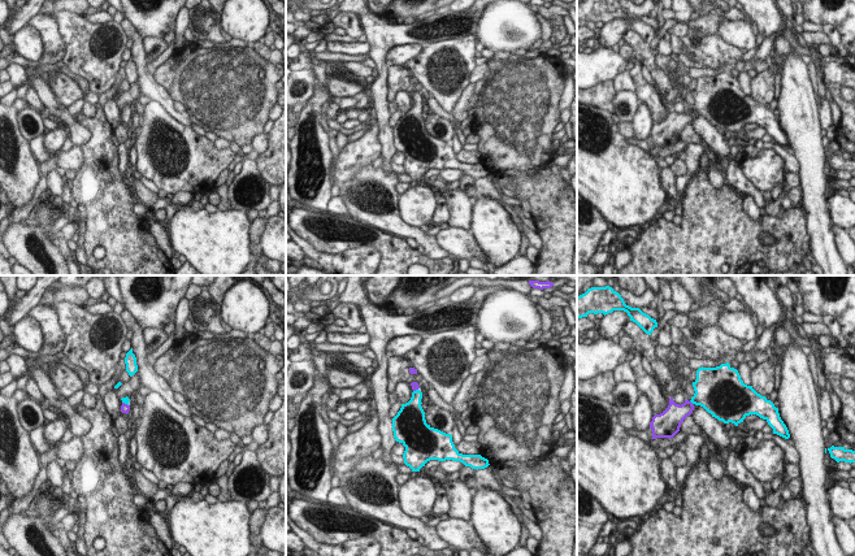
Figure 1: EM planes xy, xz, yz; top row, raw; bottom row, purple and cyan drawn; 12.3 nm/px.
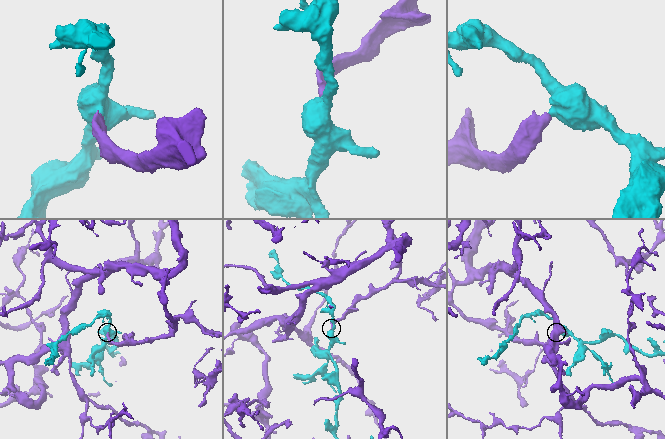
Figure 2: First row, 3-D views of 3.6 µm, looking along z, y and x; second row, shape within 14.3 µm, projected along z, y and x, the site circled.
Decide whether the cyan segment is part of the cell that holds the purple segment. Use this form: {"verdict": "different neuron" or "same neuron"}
{"verdict": "same neuron"}

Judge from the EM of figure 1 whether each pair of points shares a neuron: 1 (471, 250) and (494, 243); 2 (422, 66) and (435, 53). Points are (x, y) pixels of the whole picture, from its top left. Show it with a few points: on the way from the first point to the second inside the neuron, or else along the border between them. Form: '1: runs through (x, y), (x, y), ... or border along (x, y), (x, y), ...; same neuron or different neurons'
1: border along (468, 230), (489, 261); different neurons
2: runs through (425, 64), (433, 56); same neuron

